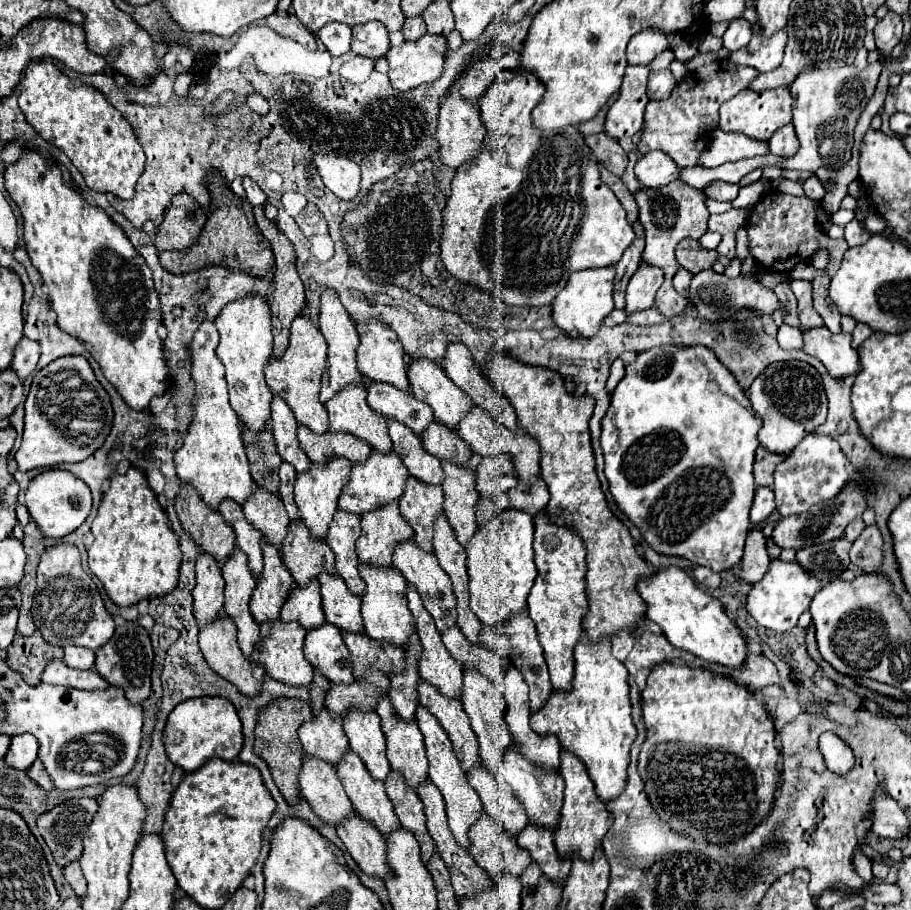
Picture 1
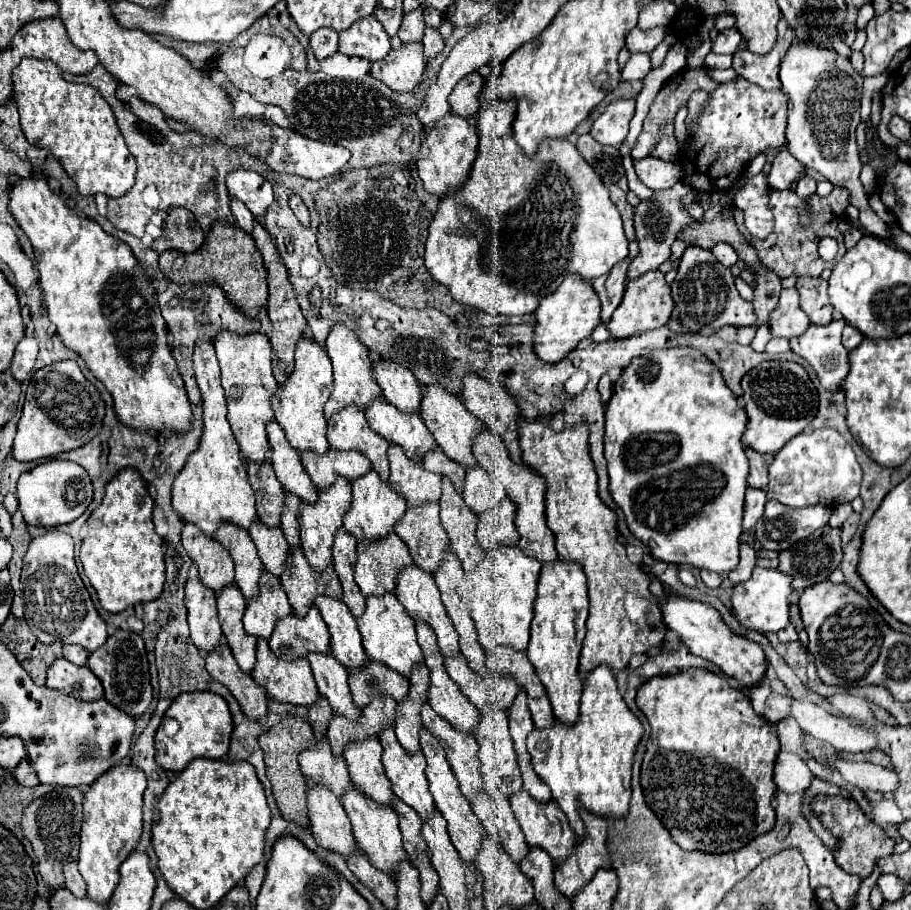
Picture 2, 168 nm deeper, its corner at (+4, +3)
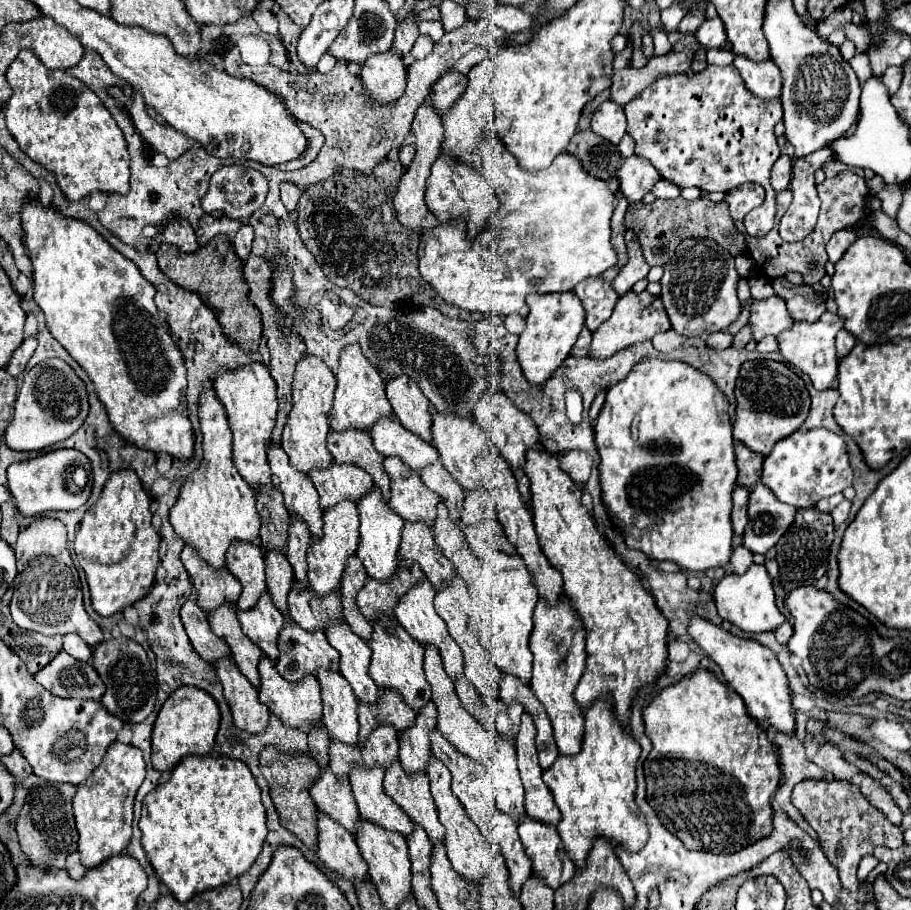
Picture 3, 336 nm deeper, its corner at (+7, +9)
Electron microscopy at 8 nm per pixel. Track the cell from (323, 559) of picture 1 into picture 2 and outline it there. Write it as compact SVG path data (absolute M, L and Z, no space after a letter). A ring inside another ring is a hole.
M292 547L288 567L284 567L284 575L280 575L280 583L296 615L304 615L314 603L316 595L330 595L336 599L342 597L342 587L332 565L328 565L324 571L312 571L310 567L312 565L304 557L302 549Z

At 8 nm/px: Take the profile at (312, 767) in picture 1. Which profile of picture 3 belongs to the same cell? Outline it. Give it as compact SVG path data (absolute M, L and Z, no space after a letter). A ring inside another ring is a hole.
M319 813L319 849L317 855L327 869L355 883L367 879L367 863L363 861L355 837L325 813Z

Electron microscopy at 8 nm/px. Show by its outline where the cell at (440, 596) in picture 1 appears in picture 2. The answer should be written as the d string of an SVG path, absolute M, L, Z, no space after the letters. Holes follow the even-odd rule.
M416 565L408 567L408 571L400 571L400 579L396 579L396 597L404 605L404 609L408 611L410 617L424 619L434 629L442 655L454 655L458 651L458 633L454 631L452 621L450 621L448 613L444 611L440 591L438 591L434 575L430 571L424 571L424 569L416 567Z

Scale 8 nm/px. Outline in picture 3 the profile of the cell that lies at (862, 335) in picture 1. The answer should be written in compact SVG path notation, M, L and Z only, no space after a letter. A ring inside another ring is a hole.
M841 329L841 331L837 333L837 337L835 337L837 357L839 357L839 359L841 359L841 357L845 357L845 355L853 349L853 345L855 345L855 337L851 337L845 329Z

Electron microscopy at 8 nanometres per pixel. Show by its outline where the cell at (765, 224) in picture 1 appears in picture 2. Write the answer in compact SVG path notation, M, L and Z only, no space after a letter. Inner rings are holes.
M834 187L832 195L828 197L820 197L820 195L812 195L810 199L798 197L794 189L786 189L786 191L776 191L776 189L768 189L768 205L772 207L774 213L774 229L766 239L756 239L748 234L748 229L744 225L744 215L741 209L736 209L734 219L738 225L738 229L742 231L742 235L752 243L752 247L756 247L758 257L764 265L768 265L770 269L774 269L780 277L788 277L794 273L804 275L804 277L820 277L820 273L826 267L832 267L832 263L826 263L820 259L816 247L818 241L822 237L834 237L840 245L838 255L844 255L844 243L842 243L842 233L838 231L838 221L844 217L844 209L848 207L848 191L842 187ZM806 211L810 217L808 225L800 225L800 213Z

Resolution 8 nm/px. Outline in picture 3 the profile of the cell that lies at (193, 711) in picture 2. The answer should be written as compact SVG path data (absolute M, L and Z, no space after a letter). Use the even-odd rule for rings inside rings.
M179 687L161 707L153 725L153 769L171 771L179 757L187 755L209 755L215 745L215 733L219 729L219 707L209 693L197 687Z

